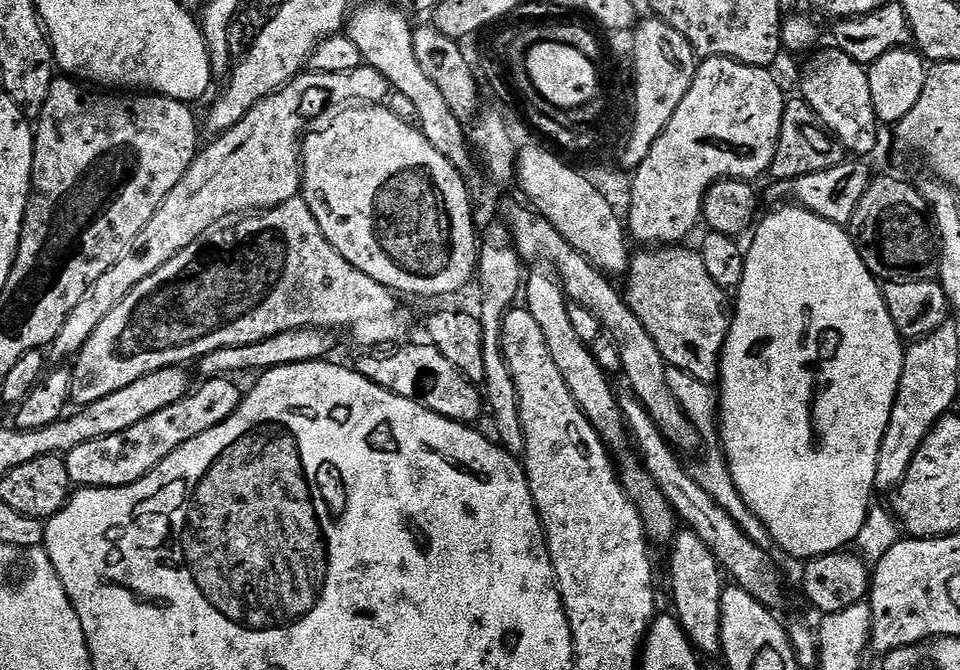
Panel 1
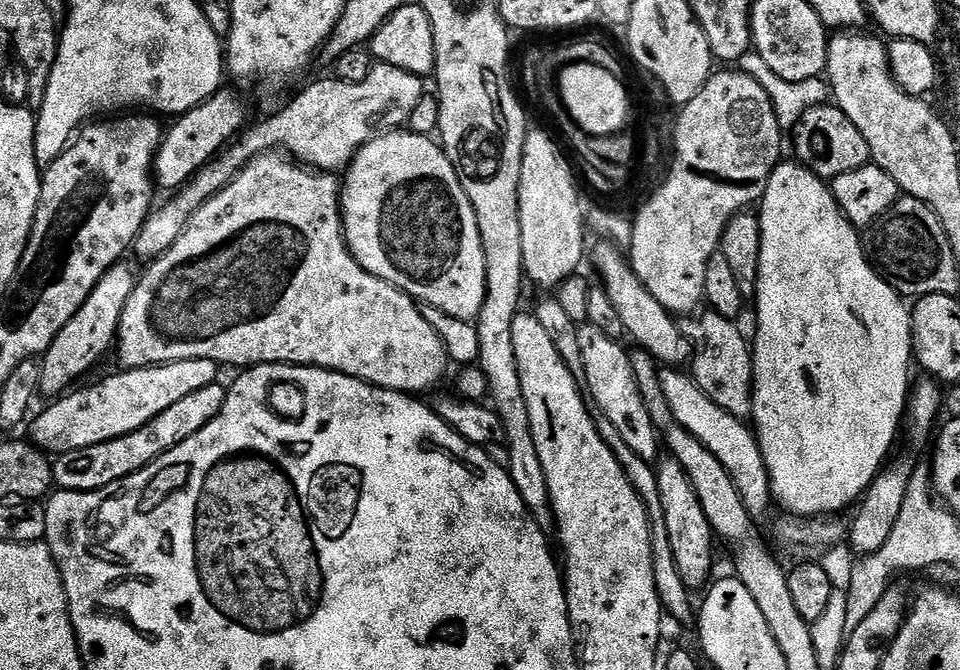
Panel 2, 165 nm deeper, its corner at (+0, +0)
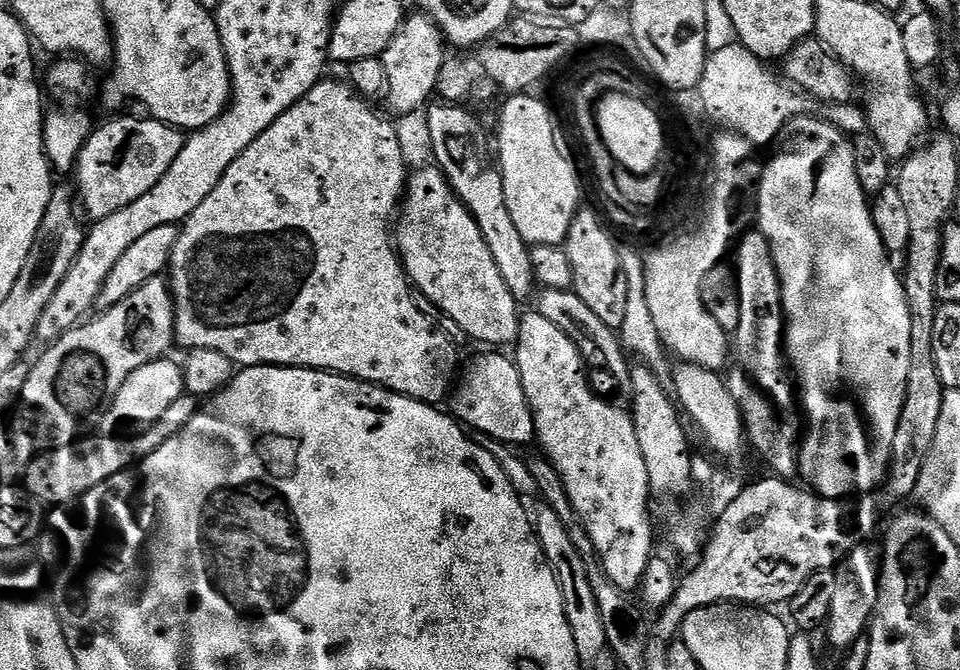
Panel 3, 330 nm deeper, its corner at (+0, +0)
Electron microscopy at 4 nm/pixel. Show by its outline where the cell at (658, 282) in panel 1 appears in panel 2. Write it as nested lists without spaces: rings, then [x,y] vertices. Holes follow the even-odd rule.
[[[711,310],[701,311],[685,320],[688,321],[683,321],[682,327],[684,337],[692,347],[692,379],[704,391],[706,398],[718,402],[718,406],[734,414],[734,418],[747,421],[752,415],[752,349],[749,337],[740,333],[736,320],[727,320]]]

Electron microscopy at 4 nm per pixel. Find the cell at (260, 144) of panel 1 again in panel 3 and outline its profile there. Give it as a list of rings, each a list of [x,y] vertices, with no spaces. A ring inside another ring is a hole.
[[[423,14],[409,15],[382,57],[386,70],[388,108],[400,116],[408,116],[433,99],[438,74],[446,59],[446,41],[440,28]],[[429,99],[429,100],[428,100]],[[428,100],[428,101],[427,101]],[[425,103],[425,104],[424,104]],[[424,104],[424,105],[423,105]]]

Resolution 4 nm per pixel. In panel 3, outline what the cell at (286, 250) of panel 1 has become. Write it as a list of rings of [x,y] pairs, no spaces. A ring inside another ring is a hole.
[[[321,79],[320,83],[315,84],[306,95],[301,98],[294,106],[290,106],[290,110],[286,110],[286,114],[282,114],[282,118],[278,118],[278,122],[274,122],[274,126],[270,126],[270,130],[266,130],[261,136],[246,149],[239,158],[230,166],[230,170],[226,170],[226,174],[222,174],[222,182],[218,182],[218,186],[214,186],[214,190],[210,190],[210,195],[206,197],[206,202],[202,202],[202,206],[198,206],[198,210],[194,210],[194,214],[190,214],[183,224],[179,225],[180,233],[178,234],[178,242],[172,251],[170,261],[170,287],[172,290],[172,301],[176,307],[176,338],[175,343],[184,347],[184,350],[212,350],[218,354],[222,354],[227,360],[231,360],[233,365],[253,368],[259,364],[279,364],[289,368],[318,368],[321,372],[335,372],[337,376],[350,376],[354,380],[362,380],[365,384],[375,384],[378,388],[387,388],[390,392],[397,392],[403,396],[409,396],[412,400],[421,400],[423,404],[439,405],[440,399],[447,397],[453,391],[454,381],[458,376],[458,368],[456,372],[456,352],[457,345],[450,342],[450,338],[446,338],[446,334],[442,334],[442,330],[436,325],[433,317],[422,314],[422,310],[418,310],[418,306],[414,306],[414,288],[408,279],[407,272],[404,271],[404,264],[400,260],[400,253],[396,251],[394,236],[390,229],[394,224],[394,217],[397,215],[398,209],[404,198],[404,190],[410,175],[410,168],[404,165],[404,148],[400,145],[400,136],[396,133],[396,128],[388,120],[383,120],[374,109],[371,108],[369,101],[361,96],[351,84],[340,80]]]

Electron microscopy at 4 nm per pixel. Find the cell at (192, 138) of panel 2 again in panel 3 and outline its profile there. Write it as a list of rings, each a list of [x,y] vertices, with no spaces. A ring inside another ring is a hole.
[[[120,116],[117,118],[117,120],[112,120],[109,122],[109,124],[102,125],[101,128],[99,125],[99,127],[97,127],[94,131],[91,132],[91,134],[88,135],[88,141],[84,143],[84,145],[82,146],[82,150],[80,151],[80,153],[78,154],[78,158],[76,159],[76,166],[74,169],[74,177],[76,176],[76,188],[77,188],[77,189],[75,188],[75,191],[78,193],[78,200],[79,203],[82,205],[82,208],[83,208],[82,203],[84,203],[84,208],[86,211],[88,211],[88,216],[90,218],[89,221],[95,222],[97,220],[101,220],[102,218],[106,218],[110,214],[114,214],[118,210],[122,210],[126,206],[130,206],[130,202],[138,202],[138,198],[142,198],[142,194],[147,194],[147,192],[151,190],[154,186],[158,186],[158,182],[162,182],[162,174],[166,174],[166,170],[170,170],[170,166],[174,166],[174,158],[178,158],[178,154],[182,154],[182,146],[184,145],[186,136],[185,133],[181,131],[181,129],[171,128],[169,124],[163,124],[162,121],[160,120],[154,120],[151,118],[143,118],[143,119],[144,120],[139,120],[139,118],[136,116]]]

